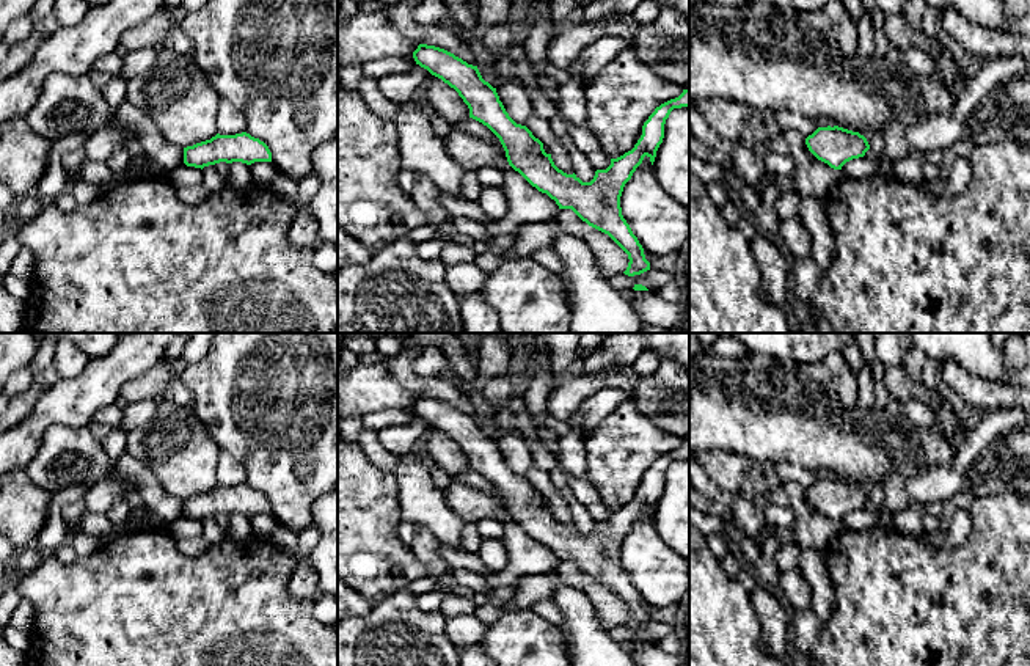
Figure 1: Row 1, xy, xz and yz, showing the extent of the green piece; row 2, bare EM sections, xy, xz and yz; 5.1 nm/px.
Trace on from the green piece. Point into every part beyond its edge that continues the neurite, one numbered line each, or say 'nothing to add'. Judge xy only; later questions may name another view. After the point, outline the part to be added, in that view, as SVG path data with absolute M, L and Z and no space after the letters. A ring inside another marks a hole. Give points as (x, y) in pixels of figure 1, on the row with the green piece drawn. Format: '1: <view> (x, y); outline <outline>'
nothing to add

